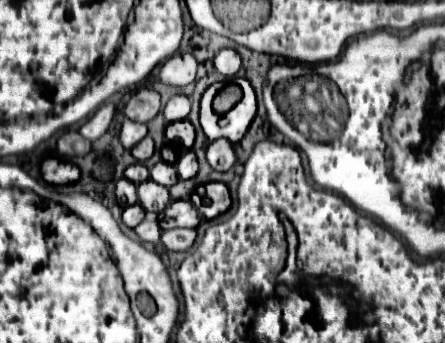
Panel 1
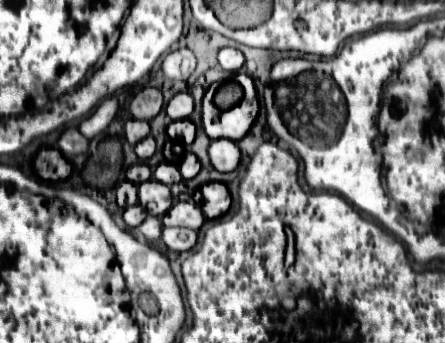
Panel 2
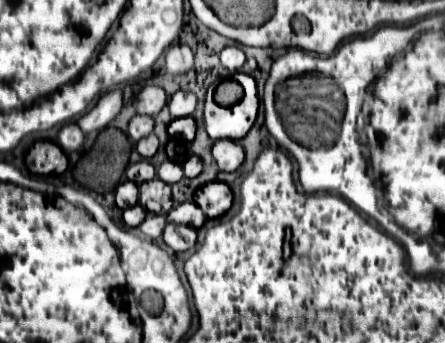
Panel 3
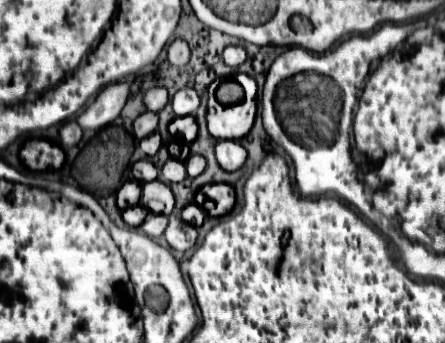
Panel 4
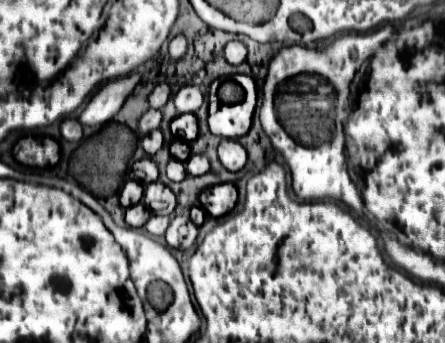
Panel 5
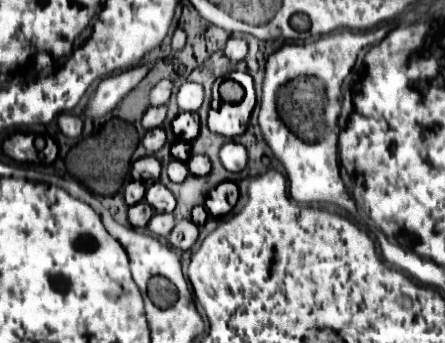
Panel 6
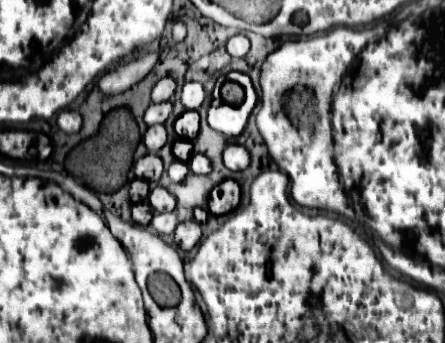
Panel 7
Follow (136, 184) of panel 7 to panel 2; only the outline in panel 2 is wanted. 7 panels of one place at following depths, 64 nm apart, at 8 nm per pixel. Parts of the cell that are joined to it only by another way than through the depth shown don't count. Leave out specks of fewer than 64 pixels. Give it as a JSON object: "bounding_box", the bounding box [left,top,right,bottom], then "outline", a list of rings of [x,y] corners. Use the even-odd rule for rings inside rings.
{"bounding_box":[116,180,138,208],"outline":[[[128,180],[118,184],[116,196],[118,196],[118,206],[120,208],[128,208],[128,206],[138,204],[138,188],[136,188],[136,184],[132,184]]]}

